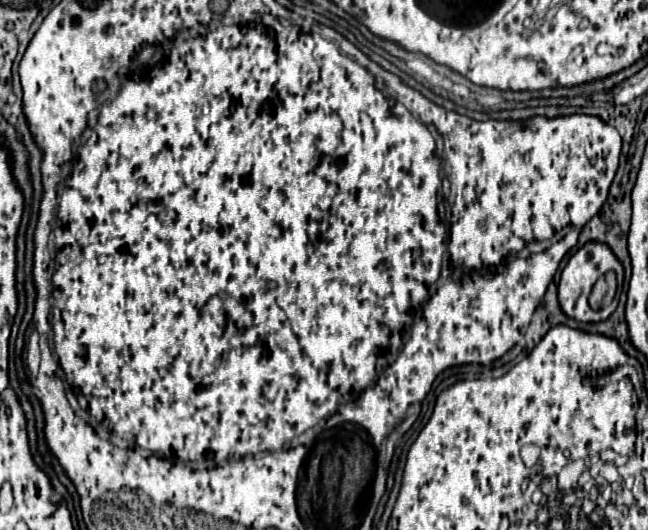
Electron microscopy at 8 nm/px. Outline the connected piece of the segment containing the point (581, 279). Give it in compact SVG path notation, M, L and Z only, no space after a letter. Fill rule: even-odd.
M587 242L583 248L579 248L567 262L567 266L561 272L559 282L559 304L563 312L569 318L581 320L581 322L599 322L607 320L611 312L617 308L615 298L619 298L619 284L623 282L623 266L613 254L613 250L603 242ZM609 270L615 272L615 280L609 280ZM611 304L611 306L609 306ZM607 306L607 308L605 308Z

